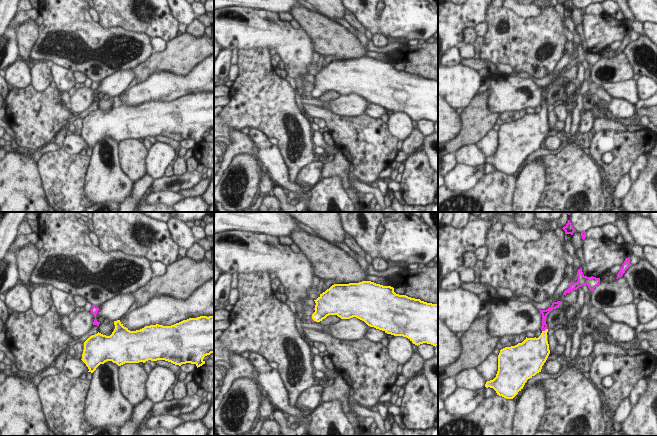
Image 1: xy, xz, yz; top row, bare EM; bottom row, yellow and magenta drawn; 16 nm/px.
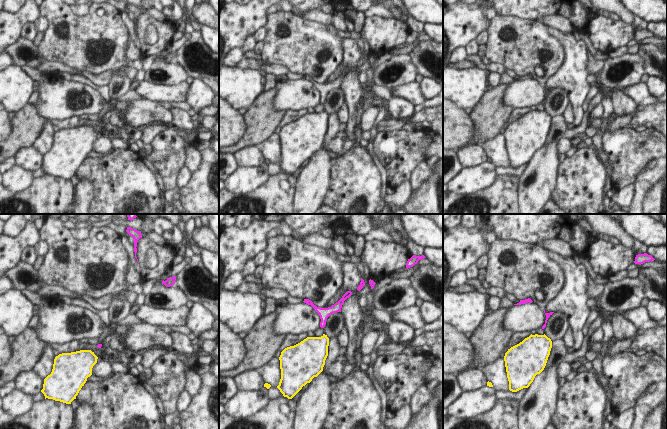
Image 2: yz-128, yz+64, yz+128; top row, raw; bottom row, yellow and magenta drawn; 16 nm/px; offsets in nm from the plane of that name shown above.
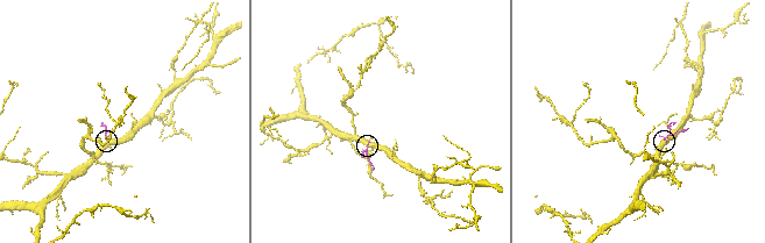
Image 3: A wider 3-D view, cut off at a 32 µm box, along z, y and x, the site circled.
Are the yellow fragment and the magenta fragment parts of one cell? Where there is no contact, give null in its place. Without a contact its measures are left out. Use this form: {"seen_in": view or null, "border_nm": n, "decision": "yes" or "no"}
{"seen_in": "yz", "border_nm": 100, "decision": "yes"}

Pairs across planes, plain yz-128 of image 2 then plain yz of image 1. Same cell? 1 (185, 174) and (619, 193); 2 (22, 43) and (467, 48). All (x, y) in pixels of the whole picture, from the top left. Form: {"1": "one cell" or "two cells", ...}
{"1": "one cell", "2": "one cell"}

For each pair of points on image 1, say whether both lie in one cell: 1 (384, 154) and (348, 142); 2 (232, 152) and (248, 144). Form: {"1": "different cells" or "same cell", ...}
{"1": "same cell", "2": "same cell"}

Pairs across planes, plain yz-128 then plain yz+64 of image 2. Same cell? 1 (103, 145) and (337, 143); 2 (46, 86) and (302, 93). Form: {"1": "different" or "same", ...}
{"1": "same", "2": "same"}

